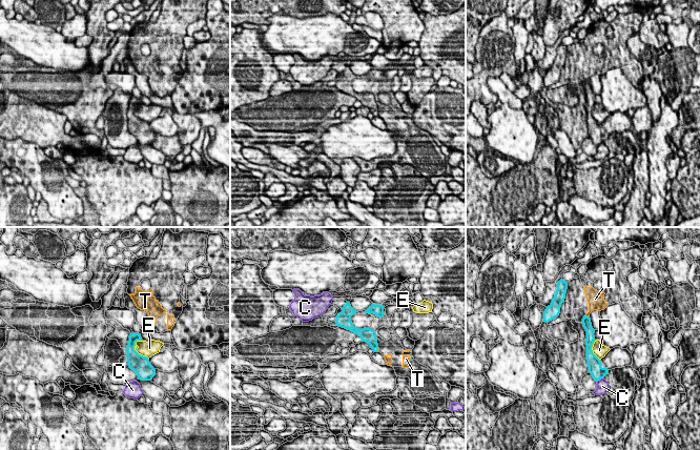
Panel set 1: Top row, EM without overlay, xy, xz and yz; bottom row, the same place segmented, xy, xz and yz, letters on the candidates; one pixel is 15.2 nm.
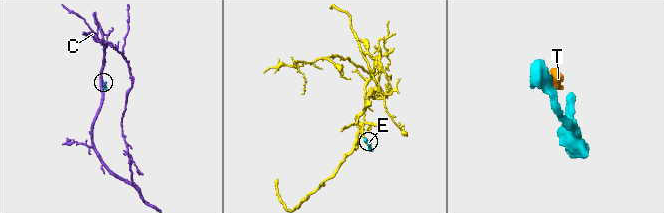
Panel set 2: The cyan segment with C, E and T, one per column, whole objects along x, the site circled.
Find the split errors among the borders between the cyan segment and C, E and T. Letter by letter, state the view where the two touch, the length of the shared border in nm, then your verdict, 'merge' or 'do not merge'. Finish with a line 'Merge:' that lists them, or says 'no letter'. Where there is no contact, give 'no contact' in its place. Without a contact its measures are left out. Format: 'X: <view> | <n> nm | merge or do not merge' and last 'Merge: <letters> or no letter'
C: yz | 120 nm | do not merge
E: xy | 360 nm | do not merge
T: yz | 70 nm | do not merge
Merge: no letter

